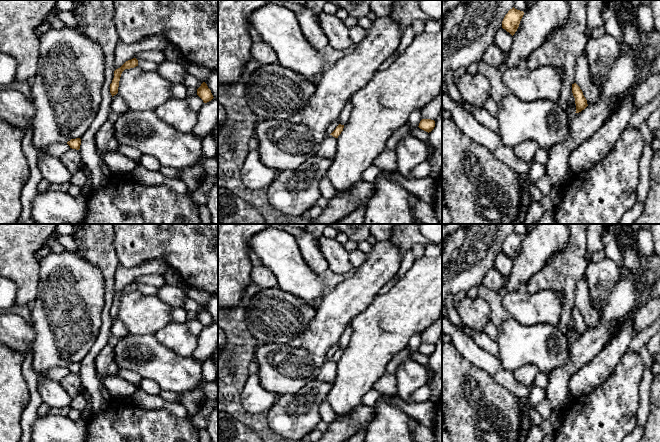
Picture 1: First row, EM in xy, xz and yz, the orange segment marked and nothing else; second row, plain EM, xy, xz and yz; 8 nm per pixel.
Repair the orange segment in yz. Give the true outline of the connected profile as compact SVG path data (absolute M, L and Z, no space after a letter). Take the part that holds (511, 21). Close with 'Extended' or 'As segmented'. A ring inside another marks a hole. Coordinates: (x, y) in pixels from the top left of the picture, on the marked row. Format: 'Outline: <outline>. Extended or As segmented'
Outline: M513 7L505 15L502 21L502 28L513 36L519 27L523 15L523 11L517 10Z. As segmented

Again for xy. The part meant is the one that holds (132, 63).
Outline: M133 58L131 60L126 61L120 68L114 71L114 78L112 80L112 83L110 84L110 93L112 97L118 93L119 81L122 72L125 69L134 68L136 66L138 66L138 60L136 58Z. As segmented

